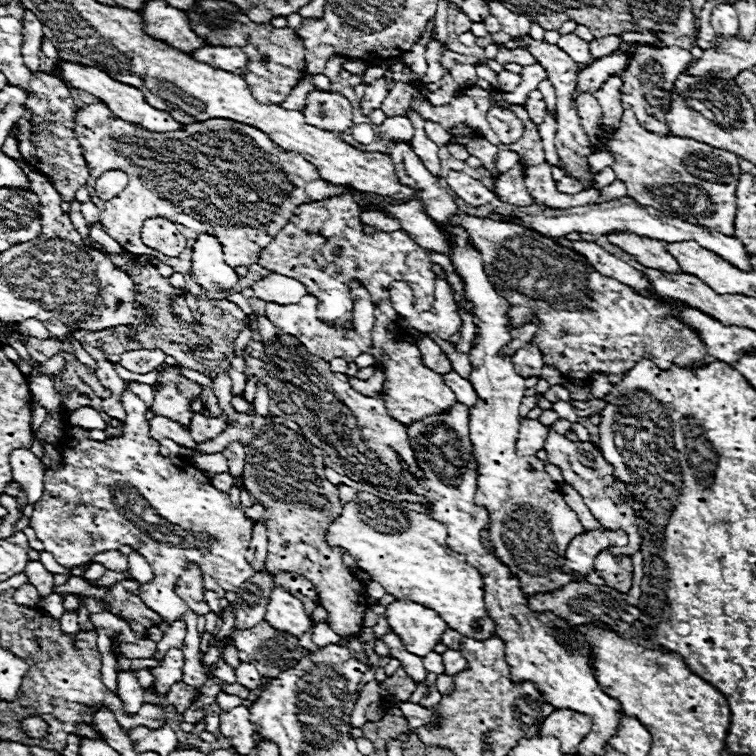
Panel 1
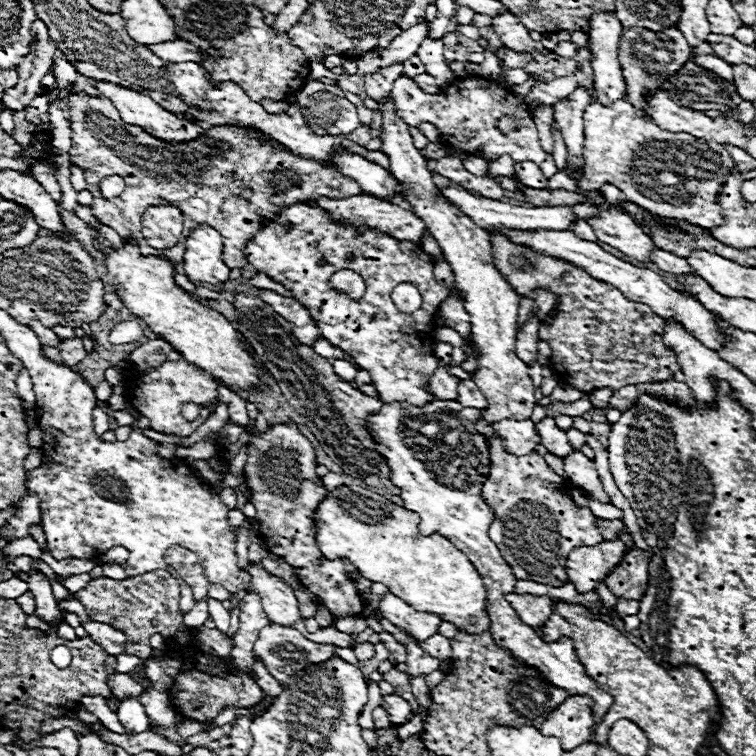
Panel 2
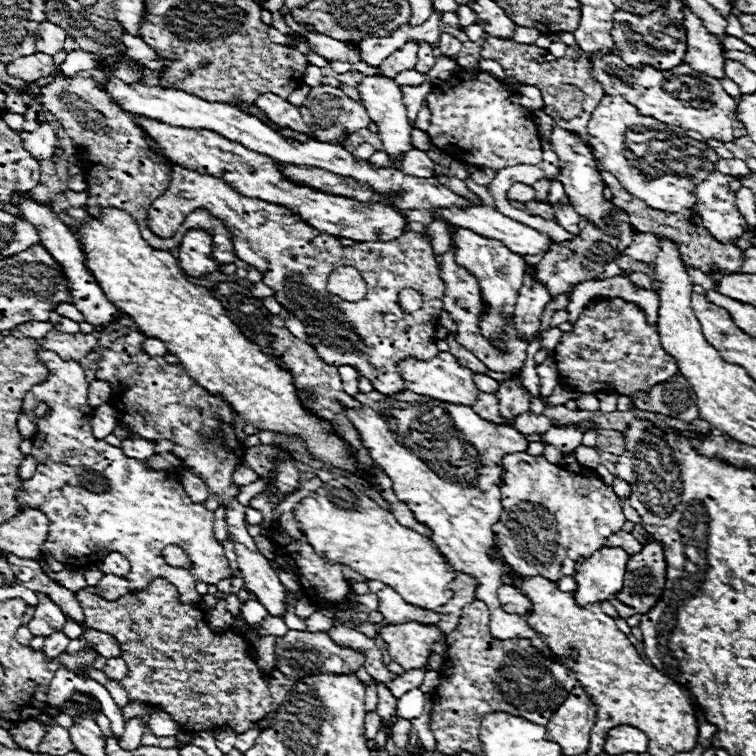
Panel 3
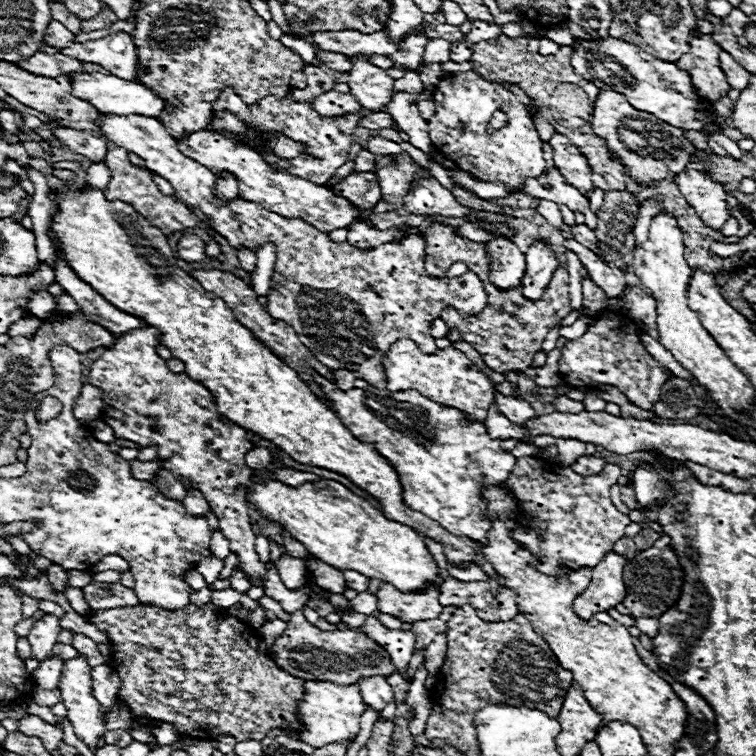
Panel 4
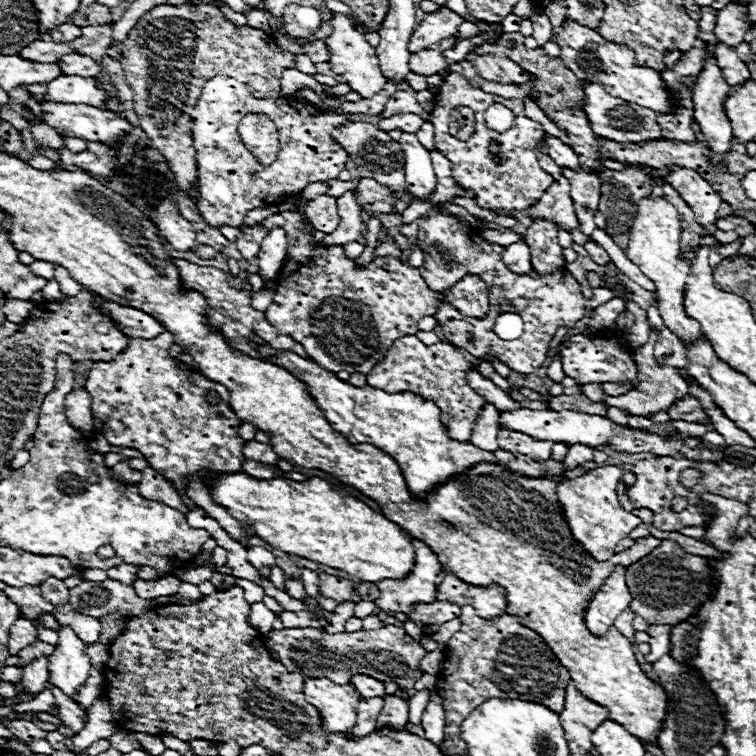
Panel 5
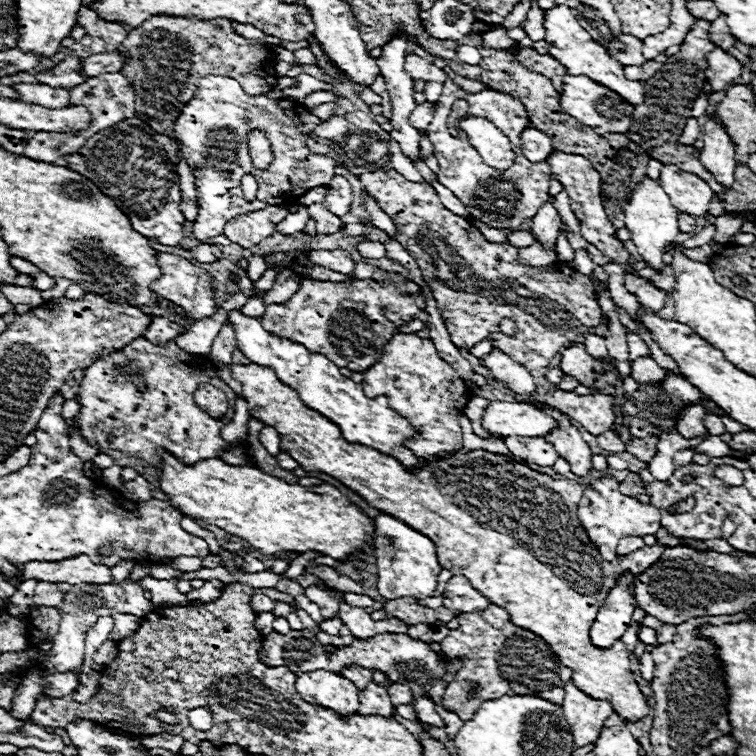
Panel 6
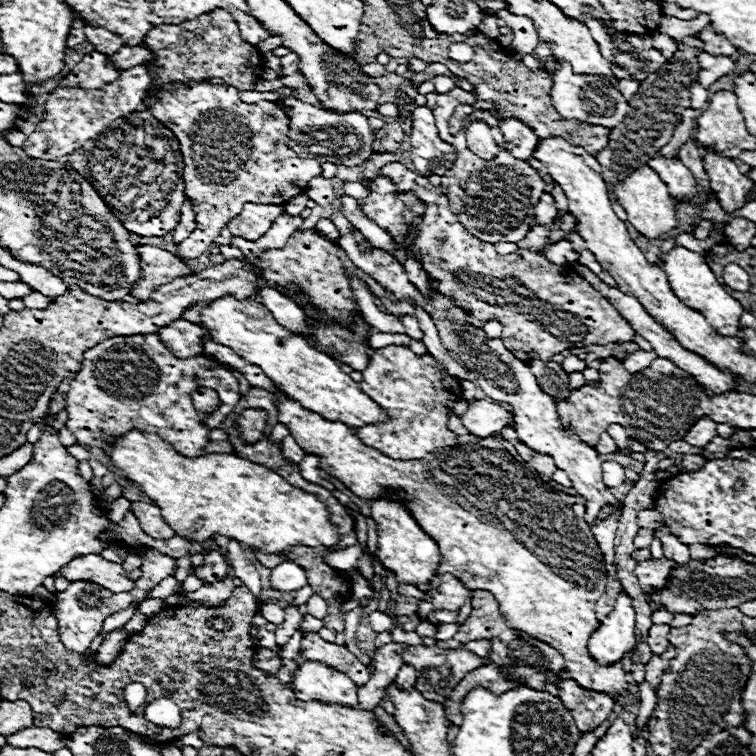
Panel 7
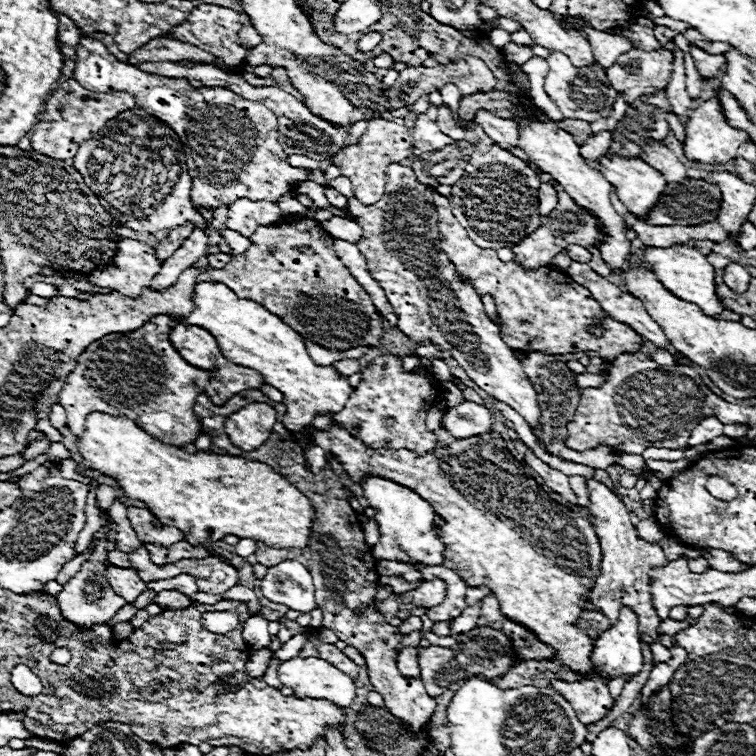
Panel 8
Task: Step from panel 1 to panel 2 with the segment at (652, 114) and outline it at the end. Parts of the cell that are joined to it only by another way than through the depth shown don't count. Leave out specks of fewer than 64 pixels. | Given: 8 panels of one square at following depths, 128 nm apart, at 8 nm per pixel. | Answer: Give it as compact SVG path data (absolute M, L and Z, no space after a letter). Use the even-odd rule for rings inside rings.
M630 28L622 32L618 44L618 60L626 78L626 100L640 110L642 118L646 106L646 92L656 92L672 74L676 74L690 60L690 54L690 46L678 28L666 28L662 32Z

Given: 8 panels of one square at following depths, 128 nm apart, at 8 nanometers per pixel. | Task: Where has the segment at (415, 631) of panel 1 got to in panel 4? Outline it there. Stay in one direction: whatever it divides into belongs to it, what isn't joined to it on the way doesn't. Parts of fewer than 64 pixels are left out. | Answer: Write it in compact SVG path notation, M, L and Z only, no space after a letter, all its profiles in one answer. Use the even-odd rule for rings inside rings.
M382 584L378 590L378 610L382 614L390 614L404 624L412 624L416 620L432 620L438 618L442 606L438 602L438 590L428 588L426 592L398 592L392 584Z

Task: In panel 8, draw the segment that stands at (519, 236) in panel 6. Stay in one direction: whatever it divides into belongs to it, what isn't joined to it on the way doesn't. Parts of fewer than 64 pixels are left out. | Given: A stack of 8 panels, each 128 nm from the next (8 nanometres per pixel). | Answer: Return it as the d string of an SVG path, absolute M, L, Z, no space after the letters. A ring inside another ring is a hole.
M556 182L554 190L558 192L558 206L554 210L554 218L542 218L542 226L538 230L534 230L530 236L526 236L526 240L522 240L522 244L516 244L514 256L518 262L522 262L526 268L538 268L538 266L548 266L552 262L552 258L562 252L568 244L580 244L580 246L596 246L600 242L600 230L596 226L596 220L590 212L578 208L574 204L574 200L562 190L562 186Z

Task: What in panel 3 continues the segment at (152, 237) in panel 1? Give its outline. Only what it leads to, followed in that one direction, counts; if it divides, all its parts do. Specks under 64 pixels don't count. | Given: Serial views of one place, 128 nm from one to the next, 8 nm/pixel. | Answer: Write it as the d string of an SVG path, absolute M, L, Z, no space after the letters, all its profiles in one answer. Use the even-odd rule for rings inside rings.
M178 164L172 170L170 188L150 204L146 224L156 236L172 238L182 220L196 208L206 208L210 214L218 216L234 234L236 256L260 270L264 284L274 288L280 296L290 298L278 302L304 322L316 352L326 364L350 364L360 376L366 376L372 382L374 390L398 394L406 390L398 372L398 362L410 356L414 356L414 360L432 360L438 354L434 336L446 286L438 276L436 258L426 236L406 232L390 242L358 242L356 246L342 246L336 236L310 228L310 224L300 220L290 208L242 196L226 182ZM344 264L362 272L368 286L364 300L346 302L326 290L330 272ZM402 288L422 292L424 304L414 314L408 314L398 306L396 294Z

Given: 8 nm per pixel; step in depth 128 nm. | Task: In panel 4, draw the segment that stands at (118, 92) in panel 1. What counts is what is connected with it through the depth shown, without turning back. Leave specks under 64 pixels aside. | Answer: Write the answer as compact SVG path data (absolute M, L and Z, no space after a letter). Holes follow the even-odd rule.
M198 130L198 132L188 134L184 140L178 140L176 146L180 148L180 152L184 156L190 156L198 164L204 164L214 174L218 174L218 172L232 174L238 180L238 192L242 192L242 196L246 200L264 204L264 208L278 212L280 216L308 220L308 224L314 224L314 228L318 228L320 232L326 232L326 234L332 230L338 230L338 228L350 228L356 220L366 222L372 228L372 222L368 220L370 212L354 208L354 204L350 204L342 196L336 196L326 186L318 186L314 182L302 180L298 176L292 176L288 172L282 172L282 170L266 164L258 152L254 152L252 148L248 148L244 144L234 142L232 138L214 134L210 130Z

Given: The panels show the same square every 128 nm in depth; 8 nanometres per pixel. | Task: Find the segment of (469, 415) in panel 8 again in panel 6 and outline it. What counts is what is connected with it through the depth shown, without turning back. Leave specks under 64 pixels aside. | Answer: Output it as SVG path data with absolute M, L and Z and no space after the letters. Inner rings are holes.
M490 402L484 414L484 428L500 436L530 436L542 438L556 428L556 420L546 416L536 406L520 402Z

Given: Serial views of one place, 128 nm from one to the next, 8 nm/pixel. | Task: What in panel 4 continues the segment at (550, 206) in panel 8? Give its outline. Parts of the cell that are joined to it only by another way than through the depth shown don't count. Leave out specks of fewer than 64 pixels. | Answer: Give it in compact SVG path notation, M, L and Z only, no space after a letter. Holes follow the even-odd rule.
M536 242L526 252L526 276L522 278L522 294L528 300L540 300L546 284L550 282L554 270L558 268L558 258L548 244Z

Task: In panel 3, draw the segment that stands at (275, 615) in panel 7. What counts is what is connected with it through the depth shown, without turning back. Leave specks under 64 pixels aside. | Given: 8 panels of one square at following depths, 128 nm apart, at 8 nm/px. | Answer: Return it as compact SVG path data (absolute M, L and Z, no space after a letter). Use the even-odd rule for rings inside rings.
M228 537L223 546L224 546L225 555L230 564L230 568L232 568L232 574L233 574L232 576L235 576L234 574L237 574L239 572L239 568L237 564L237 557L234 552L233 541Z

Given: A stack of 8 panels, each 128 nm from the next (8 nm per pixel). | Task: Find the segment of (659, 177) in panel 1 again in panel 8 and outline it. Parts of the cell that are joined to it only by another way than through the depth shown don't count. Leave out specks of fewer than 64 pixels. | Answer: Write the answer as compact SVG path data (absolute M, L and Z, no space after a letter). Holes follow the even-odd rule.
M552 52L546 60L548 60L548 66L550 66L550 72L546 76L544 90L566 118L594 122L594 120L602 120L602 118L610 116L618 92L610 84L604 82L606 72L600 64L576 68L576 66L572 66L570 58L562 52Z

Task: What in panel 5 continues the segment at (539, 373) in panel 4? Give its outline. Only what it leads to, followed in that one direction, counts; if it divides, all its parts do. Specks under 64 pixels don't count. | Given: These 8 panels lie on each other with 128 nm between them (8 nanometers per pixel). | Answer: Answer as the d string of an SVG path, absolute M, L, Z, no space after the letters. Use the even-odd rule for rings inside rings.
M558 354L548 366L546 366L546 376L552 380L552 382L560 382L566 374L562 372L562 356Z

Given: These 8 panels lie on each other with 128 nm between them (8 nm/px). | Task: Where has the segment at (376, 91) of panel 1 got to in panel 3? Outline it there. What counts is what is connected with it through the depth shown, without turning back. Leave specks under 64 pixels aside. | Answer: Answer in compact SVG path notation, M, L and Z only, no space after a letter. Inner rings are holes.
M408 42L406 46L402 46L394 54L390 54L380 64L376 74L382 74L386 78L396 78L396 74L400 74L404 70L412 70L416 66L416 52L418 52L418 44L416 42Z

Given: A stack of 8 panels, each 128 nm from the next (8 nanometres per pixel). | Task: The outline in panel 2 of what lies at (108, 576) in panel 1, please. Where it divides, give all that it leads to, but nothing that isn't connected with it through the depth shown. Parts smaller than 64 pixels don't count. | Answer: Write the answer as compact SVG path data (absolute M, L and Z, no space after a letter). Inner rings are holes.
M76 574L76 576L60 576L58 578L58 582L62 584L62 586L66 586L70 592L78 592L78 590L82 590L82 588L86 588L86 582L90 582L92 578L90 578L90 574Z

